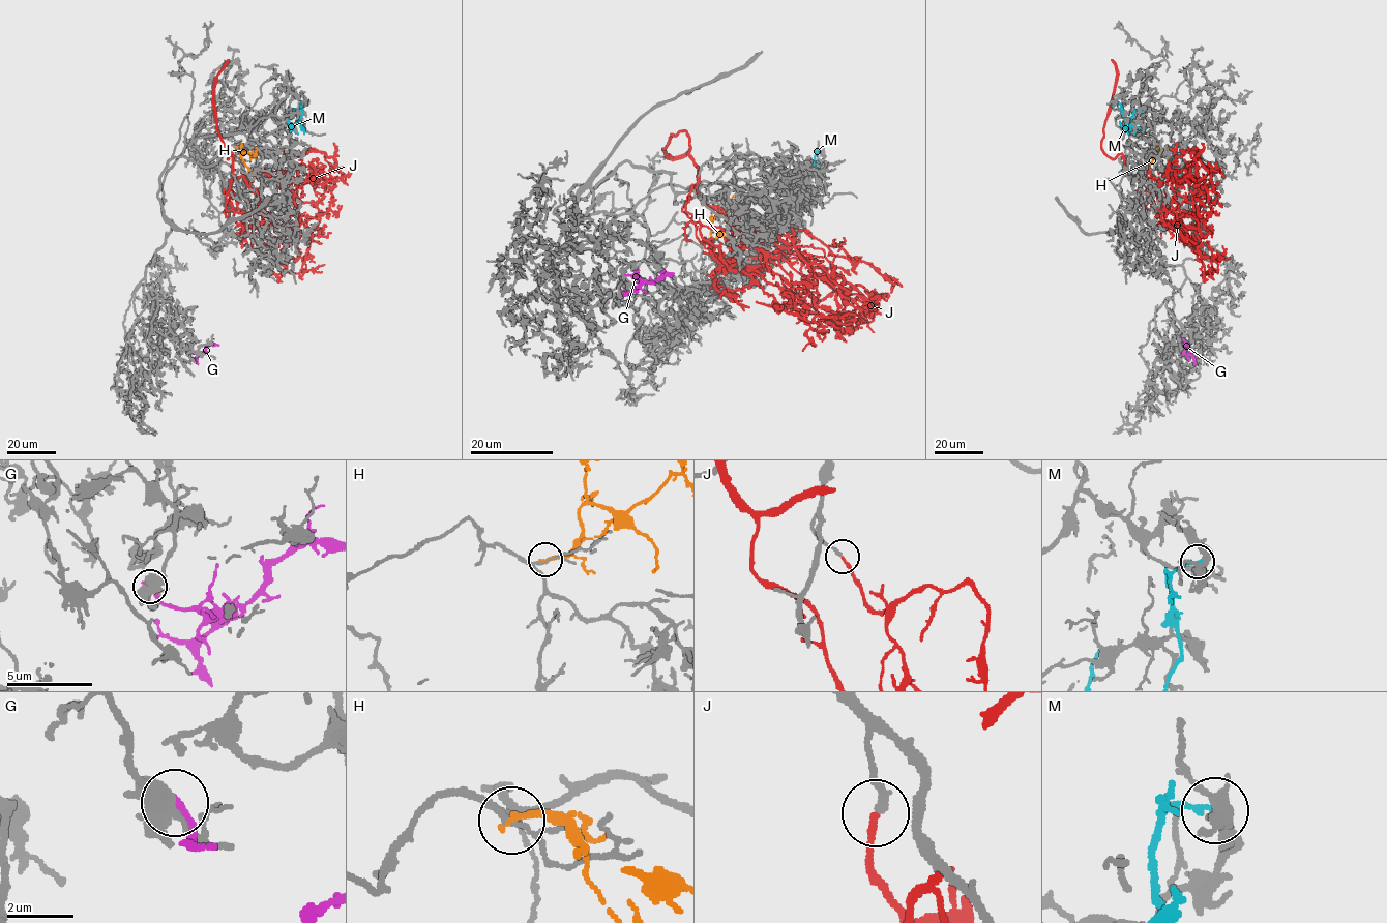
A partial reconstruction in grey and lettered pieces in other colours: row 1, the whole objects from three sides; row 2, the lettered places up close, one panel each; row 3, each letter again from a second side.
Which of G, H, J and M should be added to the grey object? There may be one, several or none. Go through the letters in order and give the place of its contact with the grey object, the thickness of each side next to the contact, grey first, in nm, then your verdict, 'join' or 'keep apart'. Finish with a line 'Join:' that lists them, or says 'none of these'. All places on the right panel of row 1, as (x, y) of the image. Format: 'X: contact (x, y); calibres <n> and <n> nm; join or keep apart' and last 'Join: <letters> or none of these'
G: contact (1183, 350); calibres 440 and 240 nm; keep apart
H: contact (1167, 147); calibres 130 and 220 nm; keep apart
J: contact (1145, 187); calibres 180 and 180 nm; keep apart
M: contact (1114, 100); calibres 400 and 180 nm; keep apart
Join: none of these

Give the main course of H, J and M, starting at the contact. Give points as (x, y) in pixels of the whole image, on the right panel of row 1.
H: (1168, 147), (1155, 149), (1147, 170), (1139, 173)
J: (1146, 187), (1149, 210), (1132, 188), (1145, 176), (1160, 200), (1198, 198), (1197, 183), (1211, 179), (1216, 162)
M: (1114, 100), (1119, 103), (1125, 121), (1130, 125), (1132, 113), (1146, 109)

